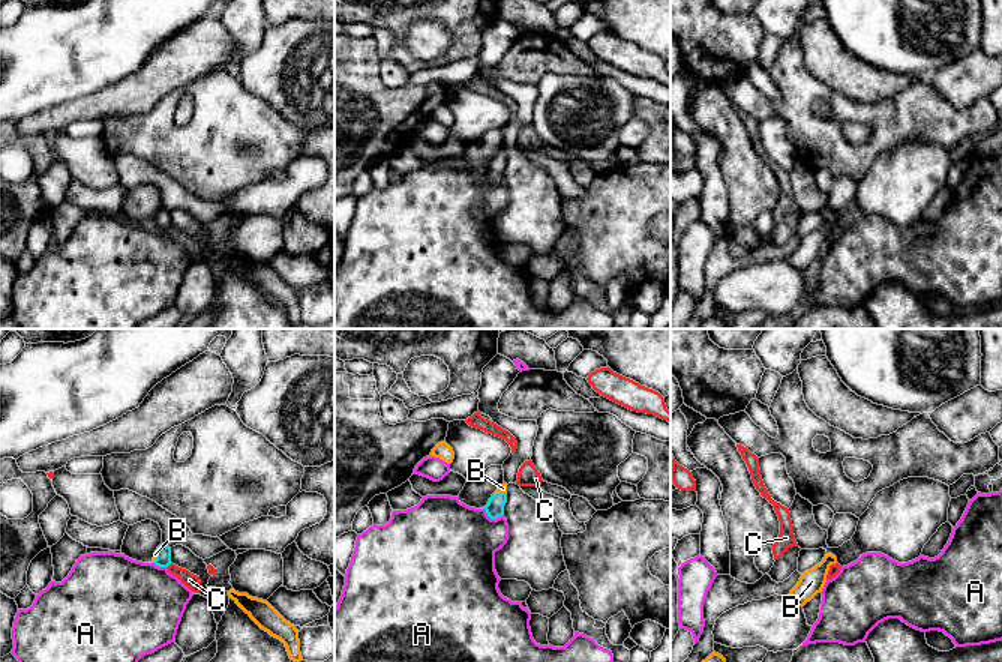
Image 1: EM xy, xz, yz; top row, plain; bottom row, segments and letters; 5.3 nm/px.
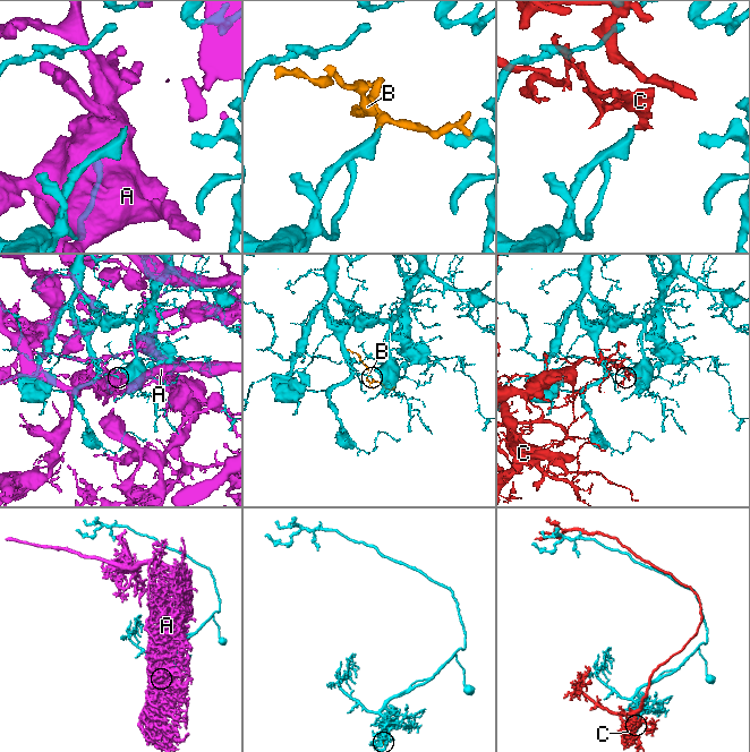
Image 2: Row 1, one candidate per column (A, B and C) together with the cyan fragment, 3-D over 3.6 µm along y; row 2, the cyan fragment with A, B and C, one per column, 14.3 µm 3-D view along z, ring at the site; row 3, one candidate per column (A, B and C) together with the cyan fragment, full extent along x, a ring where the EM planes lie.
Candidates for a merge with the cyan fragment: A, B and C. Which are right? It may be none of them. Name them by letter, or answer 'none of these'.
B

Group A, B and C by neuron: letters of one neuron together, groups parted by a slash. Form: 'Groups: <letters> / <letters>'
Groups: A / B / C

